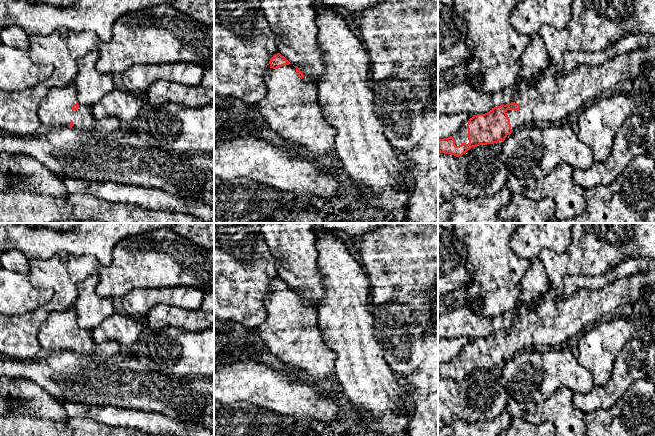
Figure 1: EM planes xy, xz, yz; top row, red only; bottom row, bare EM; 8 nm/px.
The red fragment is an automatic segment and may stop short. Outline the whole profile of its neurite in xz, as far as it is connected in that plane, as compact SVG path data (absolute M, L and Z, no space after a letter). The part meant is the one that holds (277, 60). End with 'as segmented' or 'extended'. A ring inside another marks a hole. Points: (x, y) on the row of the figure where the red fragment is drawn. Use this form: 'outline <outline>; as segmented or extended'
outline M280 53L274 54L269 64L270 69L264 77L266 95L255 105L257 115L264 119L265 125L276 132L286 145L302 147L311 152L314 158L334 150L336 129L327 122L319 103L317 84L306 81L299 68Z; extended

